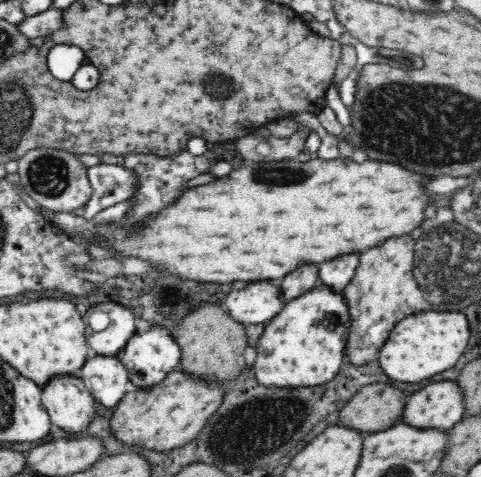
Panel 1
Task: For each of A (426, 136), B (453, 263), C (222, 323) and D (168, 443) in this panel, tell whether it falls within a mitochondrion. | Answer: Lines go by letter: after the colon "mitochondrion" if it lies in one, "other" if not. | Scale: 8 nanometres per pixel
A: mitochondrion
B: mitochondrion
C: other
D: other

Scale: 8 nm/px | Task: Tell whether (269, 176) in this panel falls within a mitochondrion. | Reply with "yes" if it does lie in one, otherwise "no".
yes

